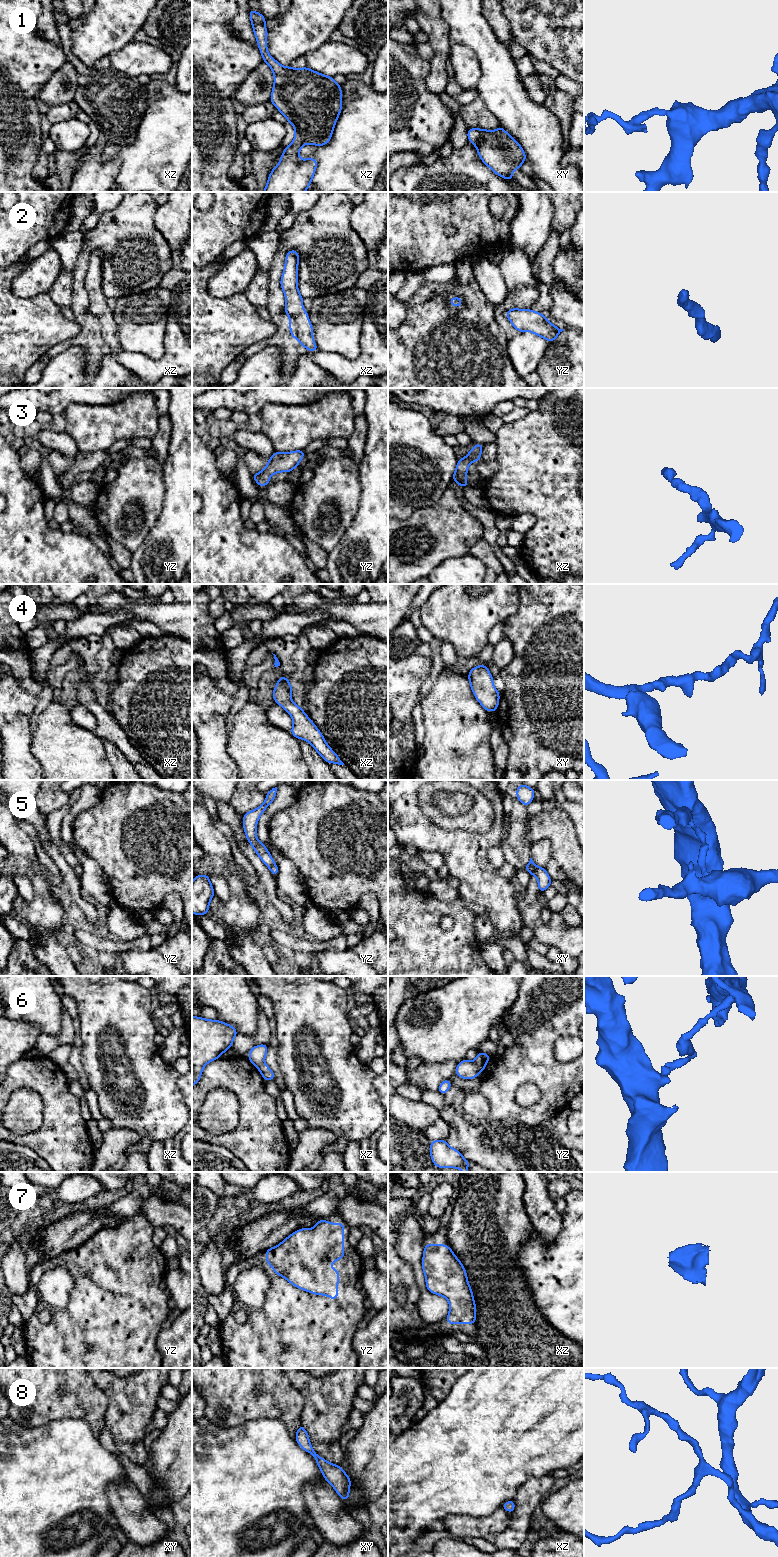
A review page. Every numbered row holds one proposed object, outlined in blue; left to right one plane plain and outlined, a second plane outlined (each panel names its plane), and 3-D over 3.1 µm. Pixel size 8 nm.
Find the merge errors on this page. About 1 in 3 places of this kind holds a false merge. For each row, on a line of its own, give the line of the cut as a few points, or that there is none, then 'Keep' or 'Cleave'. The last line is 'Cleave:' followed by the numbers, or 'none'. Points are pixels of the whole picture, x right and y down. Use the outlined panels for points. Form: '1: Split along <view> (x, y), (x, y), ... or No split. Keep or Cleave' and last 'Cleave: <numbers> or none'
1: No split. Keep
2: No split. Keep
3: No split. Keep
4: No split. Keep
5: Split along yz (274, 863), (270, 868). Cleave
6: Split along yz (474, 1061), (479, 1071). Cleave
7: No split. Keep
8: No split. Keep
Cleave: 5, 6

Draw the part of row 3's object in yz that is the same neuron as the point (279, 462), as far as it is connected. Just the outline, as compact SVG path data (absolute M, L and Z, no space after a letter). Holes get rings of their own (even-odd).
M297 450L287 453L274 451L268 460L267 466L259 473L252 475L253 480L257 481L260 487L268 485L270 477L277 472L291 472L300 464L301 459L305 456L303 450Z

